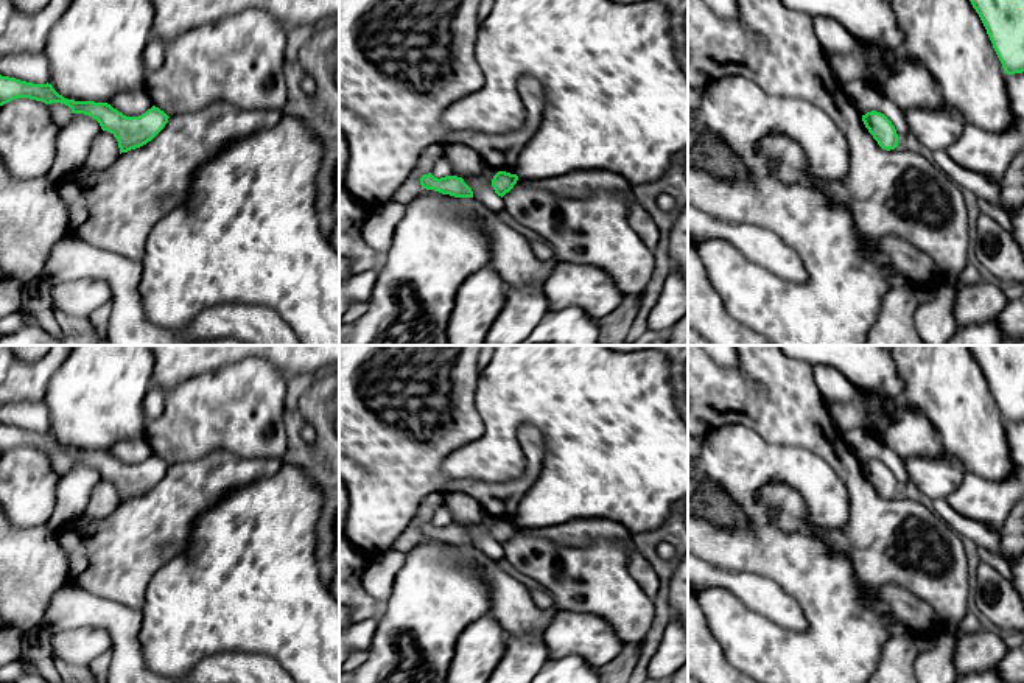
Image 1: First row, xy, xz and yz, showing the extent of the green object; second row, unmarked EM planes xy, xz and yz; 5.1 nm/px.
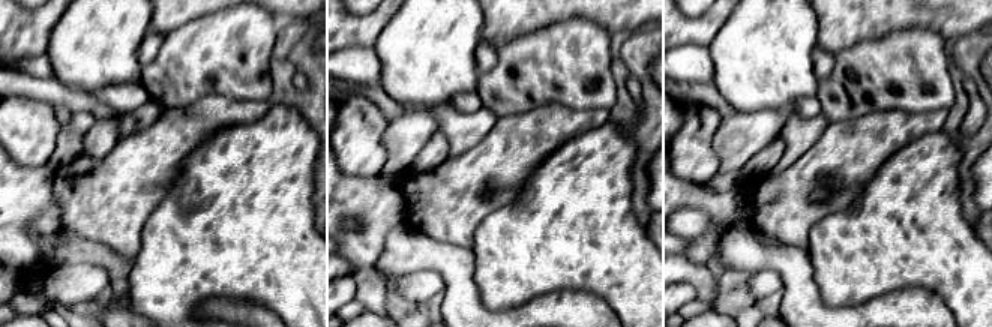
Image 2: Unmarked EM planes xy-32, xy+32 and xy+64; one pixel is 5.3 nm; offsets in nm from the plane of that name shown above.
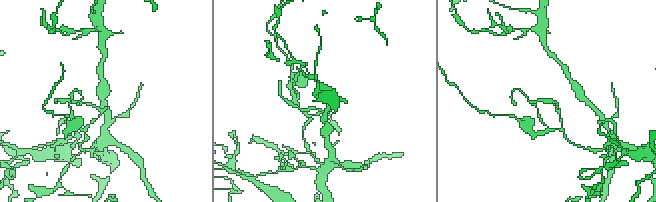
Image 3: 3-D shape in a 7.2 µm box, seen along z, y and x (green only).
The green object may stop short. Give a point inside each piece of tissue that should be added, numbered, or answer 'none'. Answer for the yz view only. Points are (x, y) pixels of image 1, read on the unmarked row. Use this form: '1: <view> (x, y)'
none

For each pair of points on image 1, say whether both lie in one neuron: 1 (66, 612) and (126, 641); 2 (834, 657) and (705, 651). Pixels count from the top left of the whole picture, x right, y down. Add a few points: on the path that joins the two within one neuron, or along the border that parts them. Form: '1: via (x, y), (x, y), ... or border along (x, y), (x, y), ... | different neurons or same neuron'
1: via (81, 612), (98, 612), (114, 626) | same neuron
2: border along (705, 619), (724, 657), (733, 666) | different neurons

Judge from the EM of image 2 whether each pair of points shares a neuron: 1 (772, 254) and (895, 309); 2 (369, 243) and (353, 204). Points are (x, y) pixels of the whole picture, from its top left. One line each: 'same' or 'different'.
1: same
2: same

